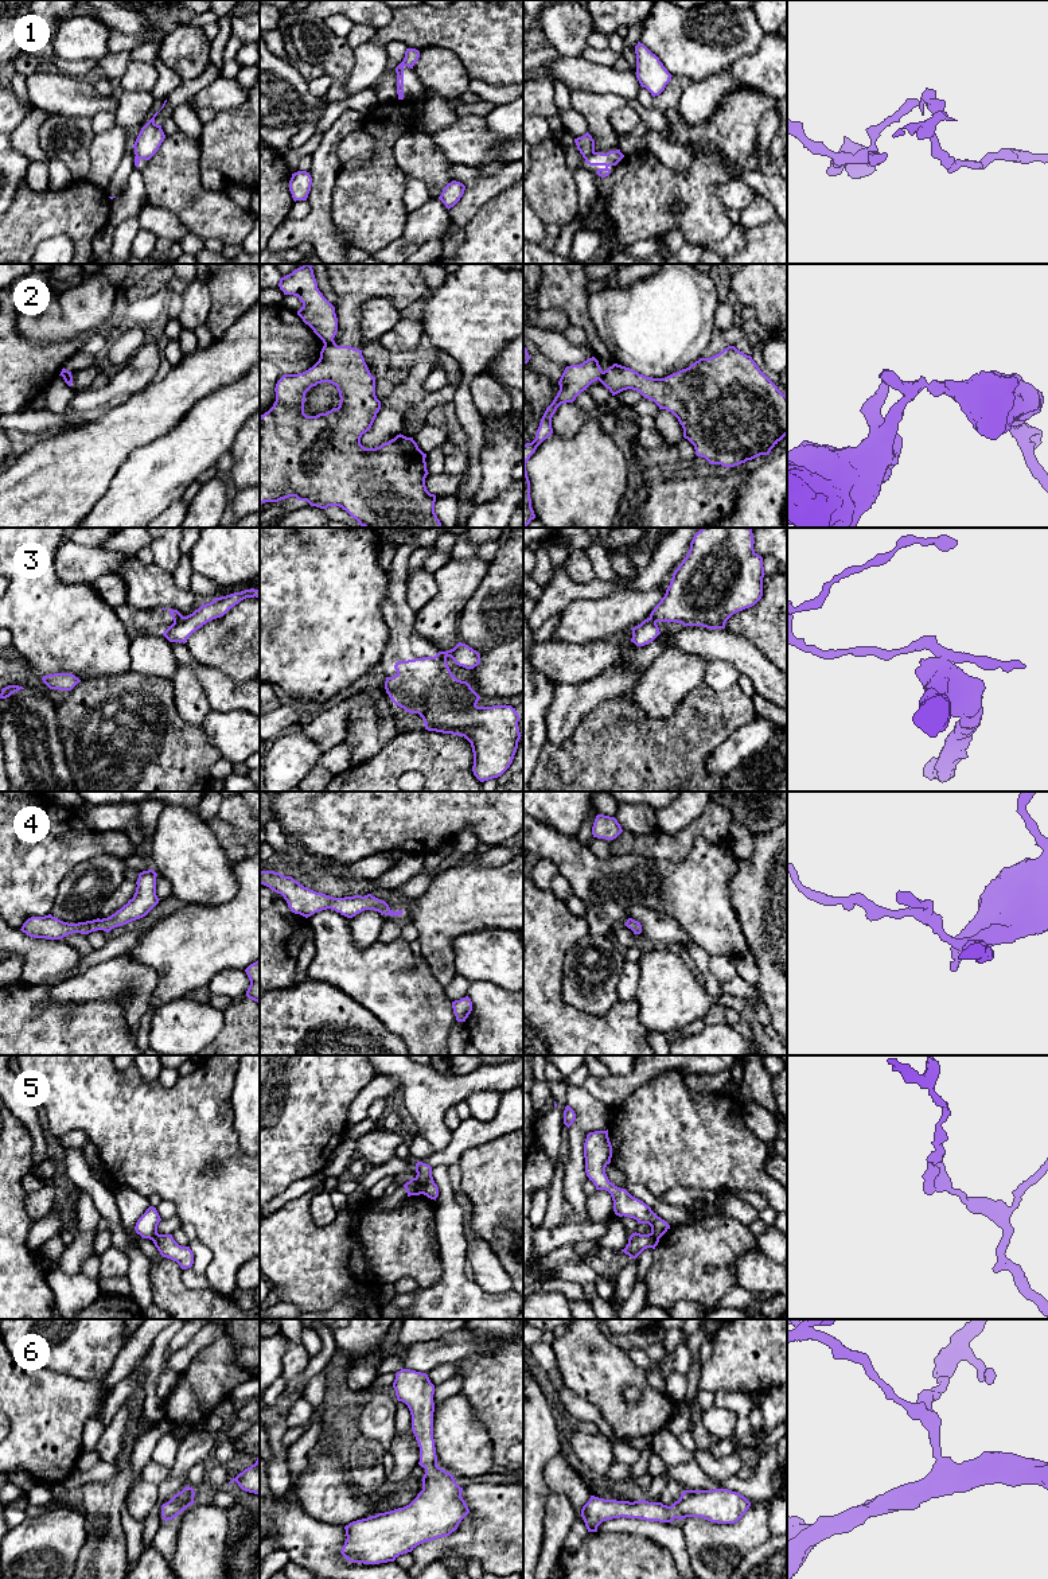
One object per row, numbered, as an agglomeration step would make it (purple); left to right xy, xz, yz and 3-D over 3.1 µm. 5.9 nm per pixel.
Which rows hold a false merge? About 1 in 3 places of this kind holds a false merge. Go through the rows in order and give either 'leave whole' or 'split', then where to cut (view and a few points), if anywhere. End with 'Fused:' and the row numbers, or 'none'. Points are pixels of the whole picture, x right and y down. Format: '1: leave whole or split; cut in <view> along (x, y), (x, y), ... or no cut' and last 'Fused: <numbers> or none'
1: split; cut in yz along (595, 152), (585, 159)
2: split; cut in xz along (332, 339), (324, 345)
3: split; cut in xy along (183, 617), (174, 622)
4: leave whole; no cut
5: split; cut in xz along (415, 1178), (424, 1193)
6: leave whole; no cut
Fused: 1, 2, 3, 5

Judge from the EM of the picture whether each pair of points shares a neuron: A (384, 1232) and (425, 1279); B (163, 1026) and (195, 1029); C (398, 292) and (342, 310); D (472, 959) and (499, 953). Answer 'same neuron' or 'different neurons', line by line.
A: same neuron
B: same neuron
C: same neuron
D: same neuron

